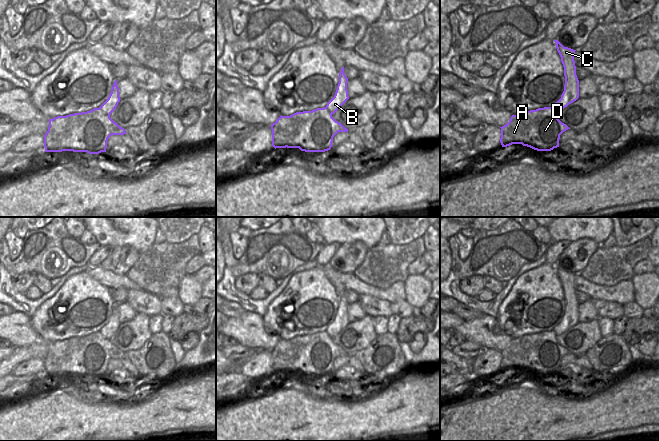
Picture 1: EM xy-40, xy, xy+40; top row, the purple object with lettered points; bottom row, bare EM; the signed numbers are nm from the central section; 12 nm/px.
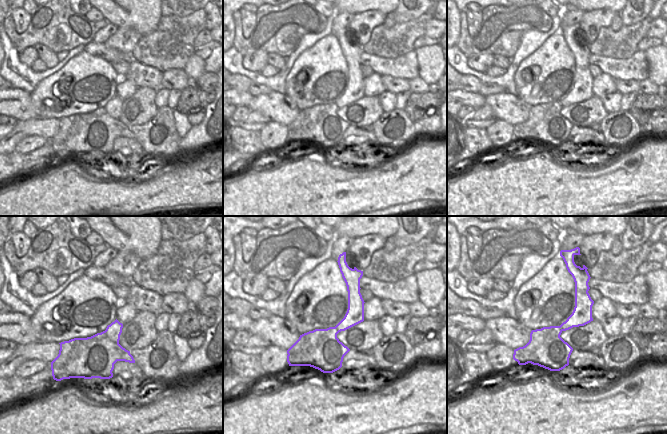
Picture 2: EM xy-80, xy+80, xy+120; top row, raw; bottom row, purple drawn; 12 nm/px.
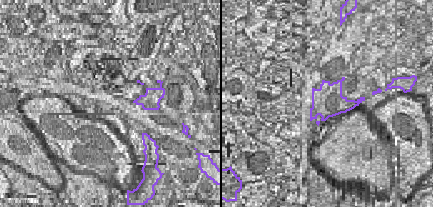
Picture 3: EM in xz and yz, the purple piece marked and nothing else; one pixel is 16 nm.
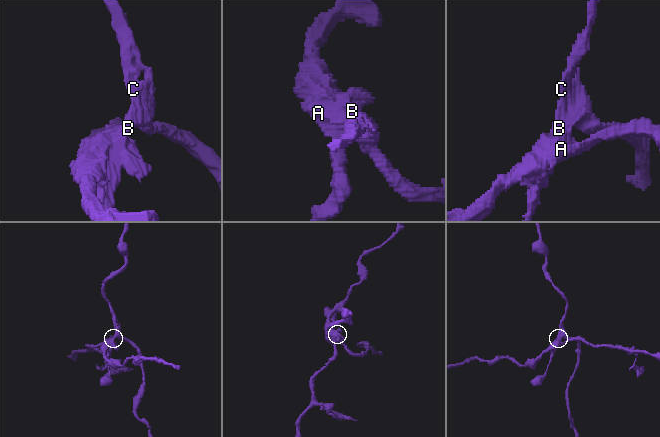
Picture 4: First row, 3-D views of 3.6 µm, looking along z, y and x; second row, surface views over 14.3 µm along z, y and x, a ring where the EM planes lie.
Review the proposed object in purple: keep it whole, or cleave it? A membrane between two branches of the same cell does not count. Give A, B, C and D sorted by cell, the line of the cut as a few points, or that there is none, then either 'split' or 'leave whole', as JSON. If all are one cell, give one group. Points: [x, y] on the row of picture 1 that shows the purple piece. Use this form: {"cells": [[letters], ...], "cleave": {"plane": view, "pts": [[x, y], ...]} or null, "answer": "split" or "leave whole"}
{"cells": [["A", "D"], ["B", "C"]], "cleave": {"plane": "xy-40", "pts": [[99, 107], [102, 110], [111, 112]]}, "answer": "split"}

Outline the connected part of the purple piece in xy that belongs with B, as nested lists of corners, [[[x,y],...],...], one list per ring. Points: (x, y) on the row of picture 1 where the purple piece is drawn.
[[[342,67],[335,95],[326,105],[329,112],[336,112],[349,99],[347,83],[348,78],[344,73],[344,67]]]

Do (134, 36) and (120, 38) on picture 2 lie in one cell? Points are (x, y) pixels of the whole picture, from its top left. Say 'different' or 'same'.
same

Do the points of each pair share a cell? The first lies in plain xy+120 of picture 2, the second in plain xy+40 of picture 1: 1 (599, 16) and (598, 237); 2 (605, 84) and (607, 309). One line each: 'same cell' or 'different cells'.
1: different cells
2: different cells

